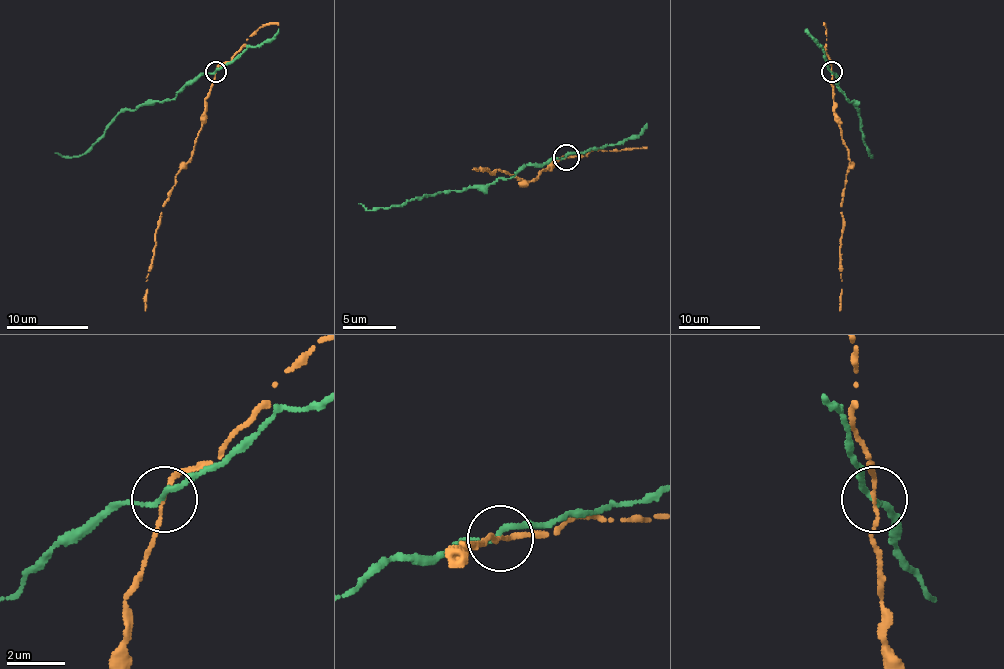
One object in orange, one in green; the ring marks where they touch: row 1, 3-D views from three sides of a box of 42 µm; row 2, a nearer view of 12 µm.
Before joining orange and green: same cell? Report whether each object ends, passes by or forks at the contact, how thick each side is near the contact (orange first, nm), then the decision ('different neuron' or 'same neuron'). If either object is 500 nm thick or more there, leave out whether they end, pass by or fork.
orange passes by; green passes by; calibres 110 and 150 nm; different neuron

